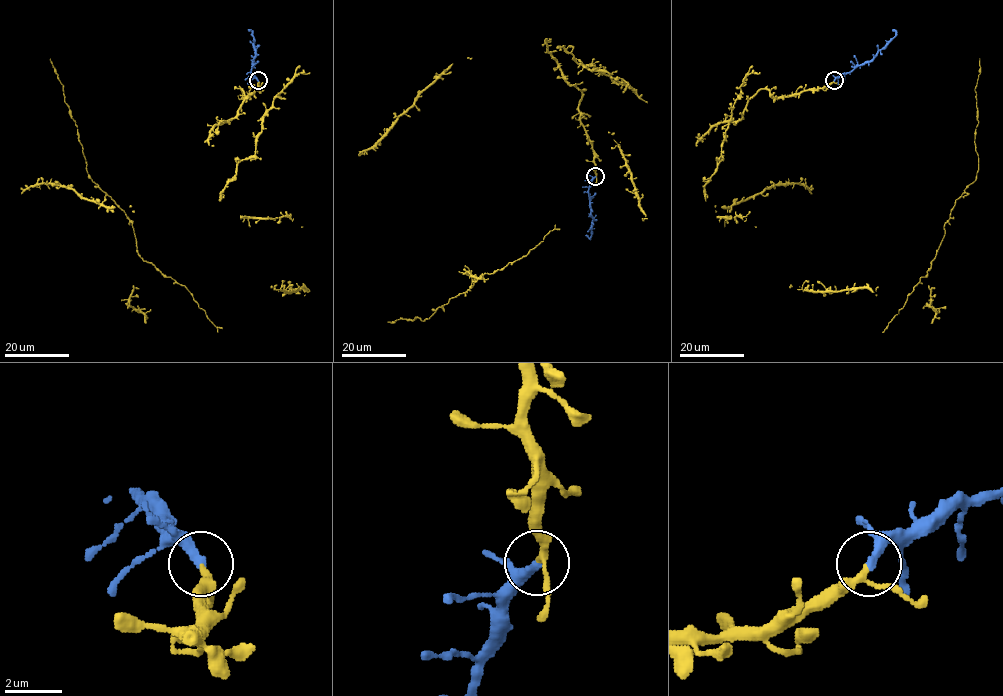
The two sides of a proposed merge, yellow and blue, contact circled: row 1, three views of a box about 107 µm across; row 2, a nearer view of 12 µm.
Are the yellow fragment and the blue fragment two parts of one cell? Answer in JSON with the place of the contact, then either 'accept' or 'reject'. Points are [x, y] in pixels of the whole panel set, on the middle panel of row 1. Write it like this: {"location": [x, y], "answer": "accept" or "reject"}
{"location": [595, 176], "answer": "accept"}

